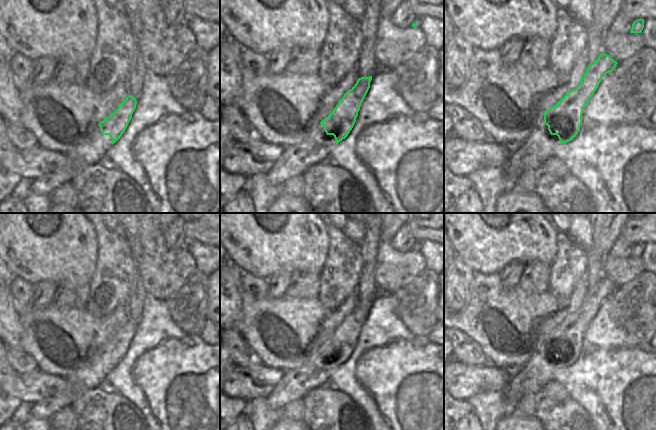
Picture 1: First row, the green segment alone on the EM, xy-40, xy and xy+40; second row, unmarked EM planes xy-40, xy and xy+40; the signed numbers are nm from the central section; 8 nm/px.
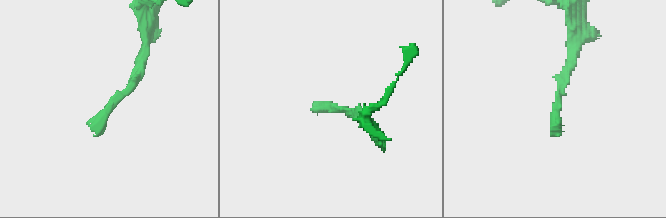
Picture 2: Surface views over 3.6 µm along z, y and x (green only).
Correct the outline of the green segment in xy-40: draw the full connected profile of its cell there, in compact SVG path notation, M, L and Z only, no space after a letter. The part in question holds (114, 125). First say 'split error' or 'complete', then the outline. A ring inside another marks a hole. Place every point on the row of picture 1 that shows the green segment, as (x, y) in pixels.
split error; M128 95L109 117L94 128L81 145L66 155L67 162L63 167L32 181L30 193L50 195L63 183L70 182L85 167L106 161L106 152L126 130L136 104L137 100Z

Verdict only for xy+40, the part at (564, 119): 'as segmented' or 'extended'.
extended

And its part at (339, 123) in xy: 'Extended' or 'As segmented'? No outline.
Extended.

